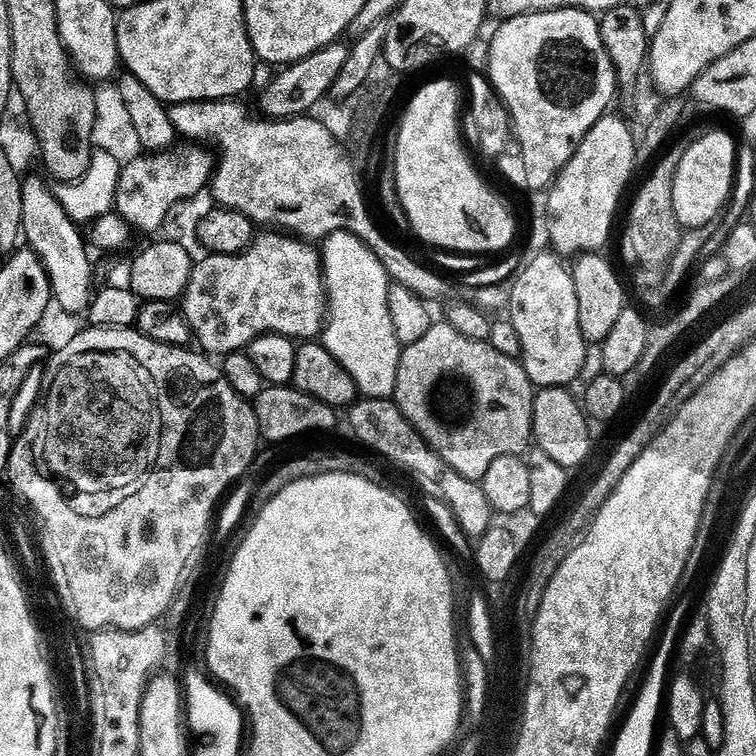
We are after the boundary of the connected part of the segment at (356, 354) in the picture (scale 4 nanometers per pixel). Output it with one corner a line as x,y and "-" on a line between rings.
335,232
330,234
322,244
322,259
324,261
324,287
328,290
328,318
322,333
326,347
350,370
357,389
365,397
383,400
391,397
396,390
396,375
400,365
402,345
392,332
391,320
388,317
388,290
390,281
388,272
378,262
375,254
352,235
351,232

